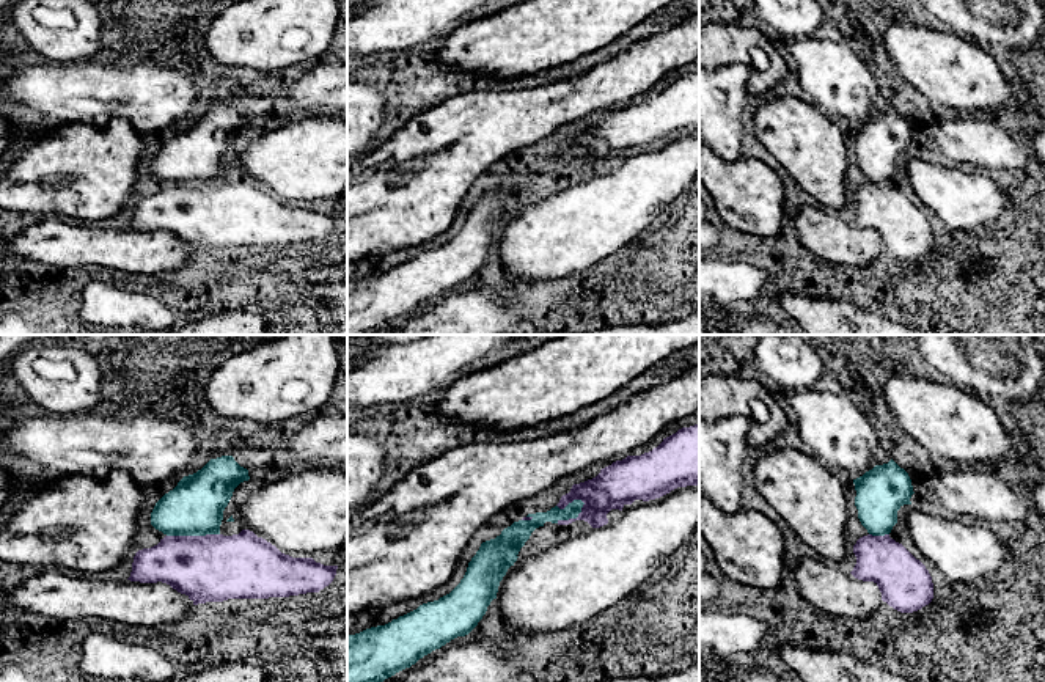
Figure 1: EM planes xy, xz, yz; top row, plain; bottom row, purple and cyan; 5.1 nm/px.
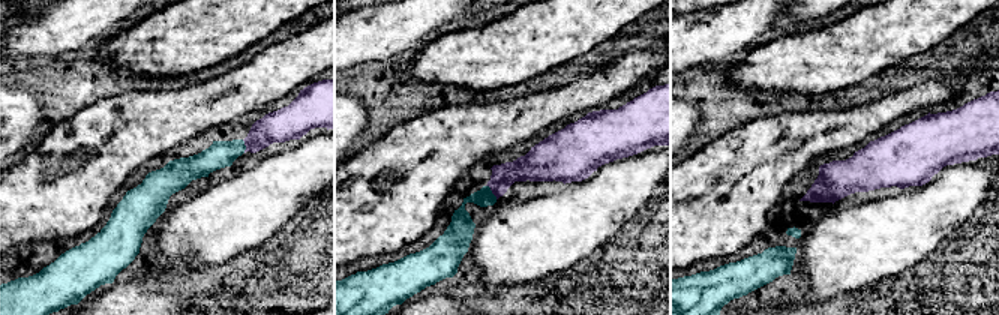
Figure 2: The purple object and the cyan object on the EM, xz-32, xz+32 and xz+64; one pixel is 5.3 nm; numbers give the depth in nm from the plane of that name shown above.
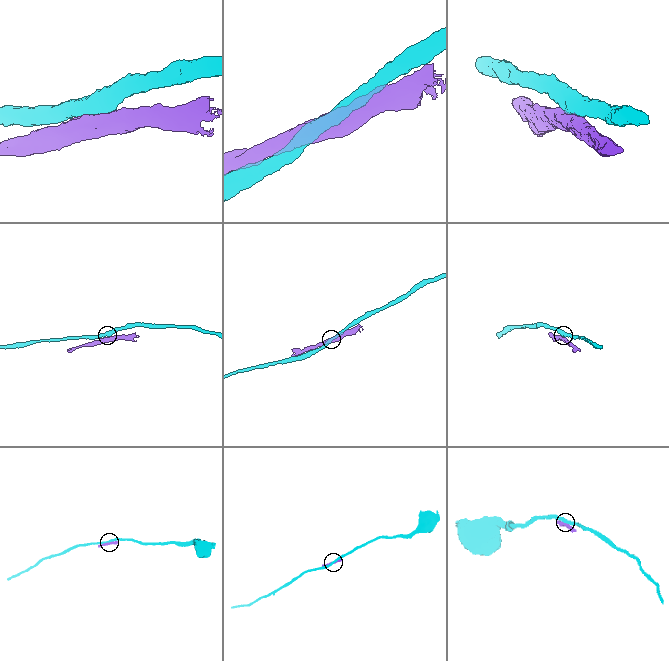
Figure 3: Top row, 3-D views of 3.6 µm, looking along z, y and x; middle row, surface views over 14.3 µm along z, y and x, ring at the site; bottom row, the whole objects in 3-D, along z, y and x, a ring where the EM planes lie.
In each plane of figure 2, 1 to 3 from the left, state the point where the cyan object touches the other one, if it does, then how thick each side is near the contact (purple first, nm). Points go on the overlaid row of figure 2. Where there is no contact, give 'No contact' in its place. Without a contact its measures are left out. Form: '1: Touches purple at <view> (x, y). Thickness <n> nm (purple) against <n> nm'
1: Touches purple at xz-32 (245, 144). Thickness 170 nm (purple) against 140 nm
2: Touches purple at xz+32 (492, 192). Thickness 150 nm (purple) against 130 nm
3: No contact

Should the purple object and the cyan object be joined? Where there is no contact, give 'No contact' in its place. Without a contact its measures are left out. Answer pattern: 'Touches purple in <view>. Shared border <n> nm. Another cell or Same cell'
Touches purple in xz. Shared border 180 nm. Another cell

